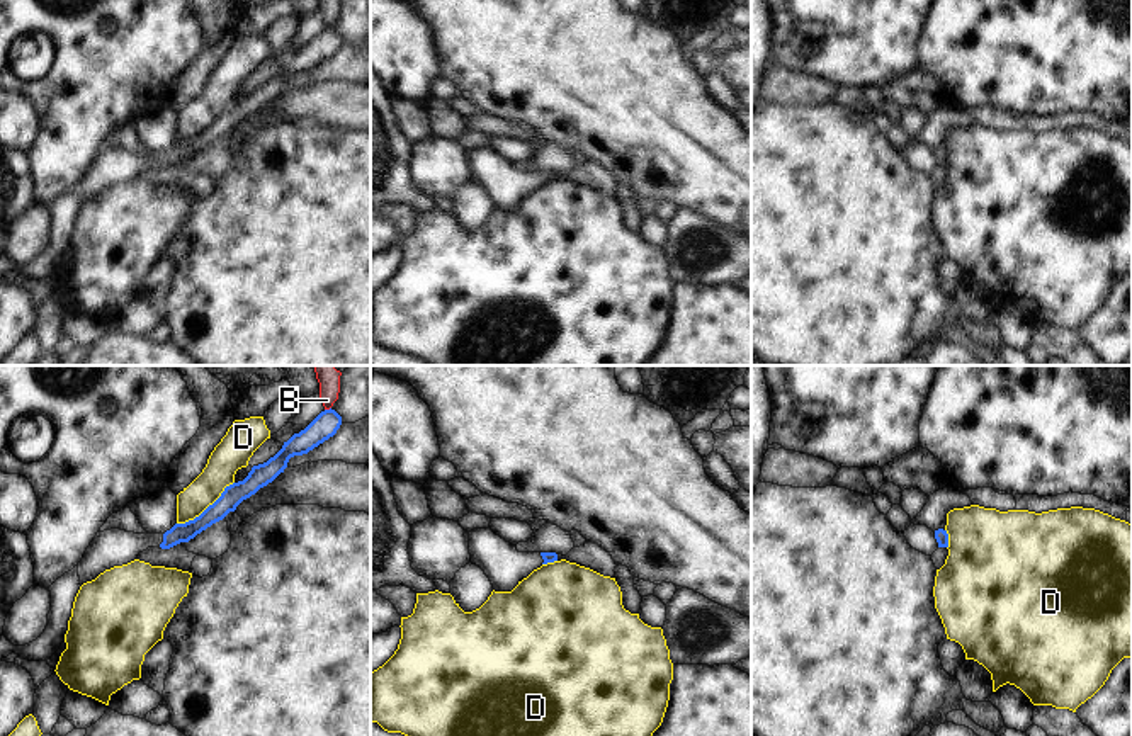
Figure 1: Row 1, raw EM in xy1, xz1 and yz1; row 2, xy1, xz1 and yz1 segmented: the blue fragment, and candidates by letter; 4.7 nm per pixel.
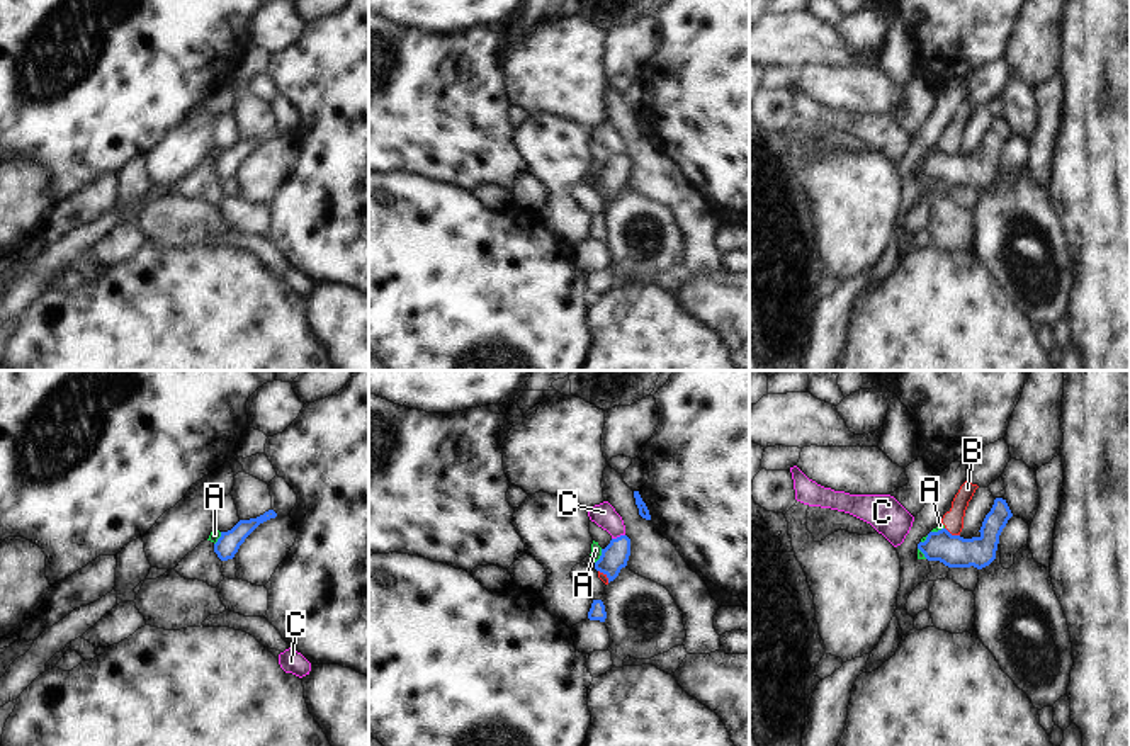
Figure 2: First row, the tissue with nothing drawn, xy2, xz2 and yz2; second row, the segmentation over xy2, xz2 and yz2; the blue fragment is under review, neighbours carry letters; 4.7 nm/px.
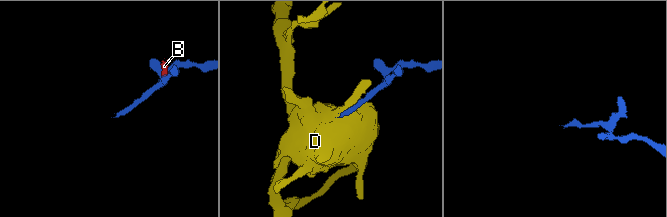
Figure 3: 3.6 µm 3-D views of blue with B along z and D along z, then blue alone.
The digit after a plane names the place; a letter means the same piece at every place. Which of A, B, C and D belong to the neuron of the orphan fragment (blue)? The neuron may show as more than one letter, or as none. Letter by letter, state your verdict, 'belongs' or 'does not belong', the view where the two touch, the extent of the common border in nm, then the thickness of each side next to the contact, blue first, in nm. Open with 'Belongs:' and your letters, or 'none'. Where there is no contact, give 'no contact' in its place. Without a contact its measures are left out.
Belongs: none
A: does not belong; contact in xz2; length 80 nm; calibres 120 and 50 nm
B: does not belong; contact in yz2; length 80 nm; calibres 160 and 100 nm
C: does not belong; contact in xz2; length 70 nm; calibres 120 and 110 nm
D: does not belong; contact in xy1; length 340 nm; calibres 100 and 150 nm

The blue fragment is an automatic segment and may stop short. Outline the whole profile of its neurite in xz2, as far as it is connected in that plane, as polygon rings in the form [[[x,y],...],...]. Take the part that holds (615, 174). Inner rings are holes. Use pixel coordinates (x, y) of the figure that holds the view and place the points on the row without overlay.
[[[620,155],[612,158],[610,163],[602,168],[602,175],[595,182],[595,189],[603,192],[610,202],[619,195],[620,189],[627,185],[629,175],[630,158],[627,155]]]

